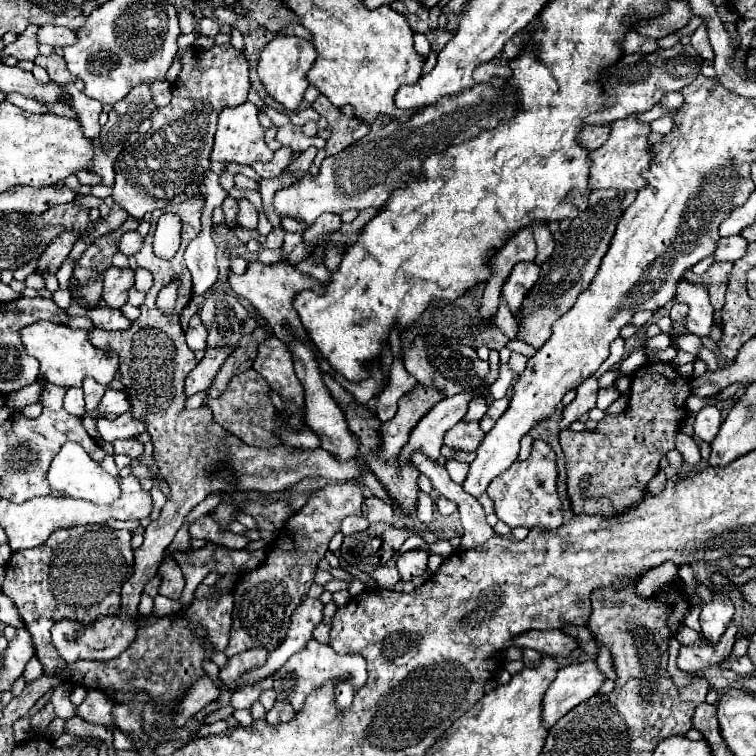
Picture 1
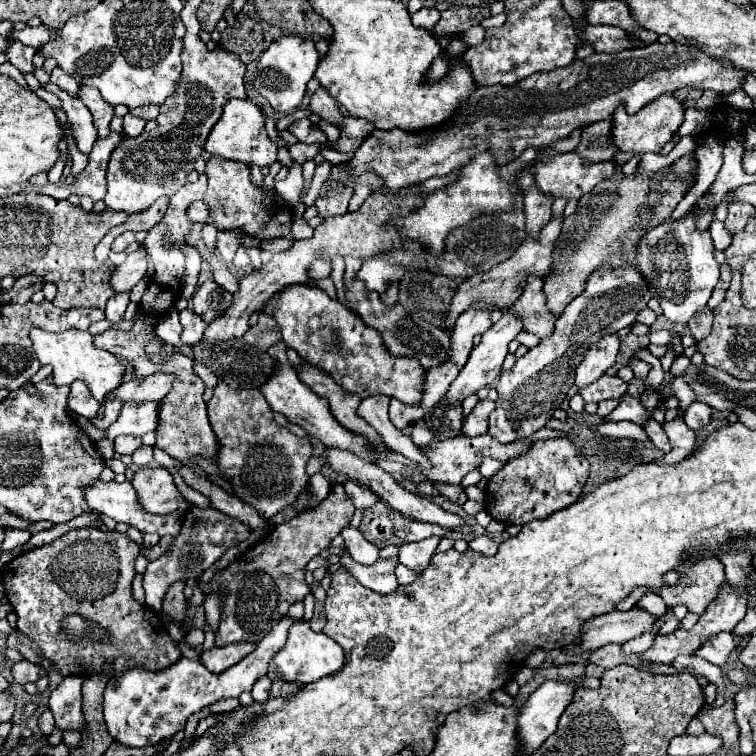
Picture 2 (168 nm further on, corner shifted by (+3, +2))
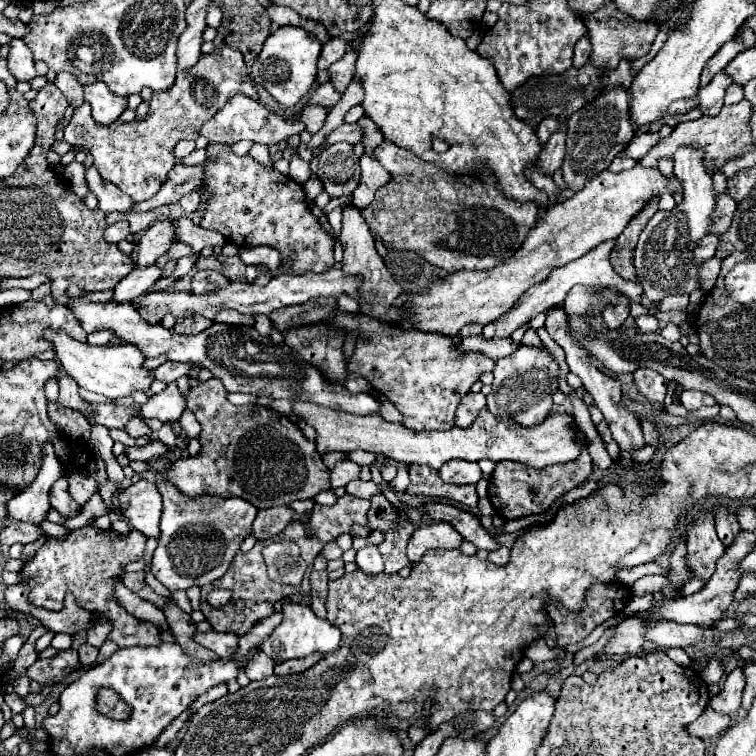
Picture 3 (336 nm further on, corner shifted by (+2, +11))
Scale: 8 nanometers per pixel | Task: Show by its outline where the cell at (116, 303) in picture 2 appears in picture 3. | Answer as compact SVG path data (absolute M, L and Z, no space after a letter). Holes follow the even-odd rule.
M147 266L147 268L135 268L131 274L127 274L115 288L115 300L133 302L137 296L151 290L151 286L161 278L159 266Z

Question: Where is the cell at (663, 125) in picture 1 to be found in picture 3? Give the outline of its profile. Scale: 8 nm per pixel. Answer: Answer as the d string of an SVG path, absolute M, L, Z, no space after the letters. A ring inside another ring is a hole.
M717 72L713 76L713 80L699 88L699 110L705 114L705 116L715 116L721 108L723 108L723 96L725 96L725 90L727 86L731 86L733 78L727 74L727 72Z

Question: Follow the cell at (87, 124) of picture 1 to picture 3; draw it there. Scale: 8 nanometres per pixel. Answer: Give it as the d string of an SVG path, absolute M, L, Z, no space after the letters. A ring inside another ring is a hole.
M103 82L87 84L83 94L85 102L91 106L93 120L99 124L113 124L123 114L123 110L127 110L127 98L111 94Z

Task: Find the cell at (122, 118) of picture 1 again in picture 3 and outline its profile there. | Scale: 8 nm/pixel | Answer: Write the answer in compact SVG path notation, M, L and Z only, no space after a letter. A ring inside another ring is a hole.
M93 166L87 170L87 186L99 198L99 208L107 214L129 212L135 206L135 202L127 194L119 192L119 188L115 188L111 182L103 180L101 174Z

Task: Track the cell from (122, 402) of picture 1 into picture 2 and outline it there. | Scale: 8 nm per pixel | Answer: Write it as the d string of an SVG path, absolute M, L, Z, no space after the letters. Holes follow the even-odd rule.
M156 373L142 381L126 381L118 389L106 395L106 401L122 401L122 403L144 403L144 401L160 401L174 381L174 375Z

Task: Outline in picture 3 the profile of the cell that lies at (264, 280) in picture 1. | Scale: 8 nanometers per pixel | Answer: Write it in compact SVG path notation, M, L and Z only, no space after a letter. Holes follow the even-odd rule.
M341 314L329 320L345 332L359 330L353 356L347 360L347 370L365 378L377 392L387 396L403 414L403 426L411 430L447 430L453 428L455 410L461 398L469 392L481 372L491 372L495 362L479 352L461 352L461 338L443 334L425 334L417 330L395 330L381 320L365 314Z

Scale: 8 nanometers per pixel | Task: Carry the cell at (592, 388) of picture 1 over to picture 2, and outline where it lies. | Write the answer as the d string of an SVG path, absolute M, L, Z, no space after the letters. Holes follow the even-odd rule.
M608 335L602 341L598 341L598 345L594 345L594 349L590 349L590 353L586 353L584 361L576 369L578 391L592 385L594 381L598 381L614 365L614 361L618 357L618 349L620 349L618 337Z

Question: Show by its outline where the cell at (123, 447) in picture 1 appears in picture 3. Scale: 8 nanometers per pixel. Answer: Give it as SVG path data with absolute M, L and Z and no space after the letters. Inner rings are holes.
M131 418L125 426L127 434L133 436L133 438L139 438L139 436L145 436L145 434L151 434L151 428L141 420L141 418Z

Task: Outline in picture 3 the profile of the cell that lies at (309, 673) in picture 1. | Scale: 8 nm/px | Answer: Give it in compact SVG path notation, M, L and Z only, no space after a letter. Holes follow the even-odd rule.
M285 598L283 600L283 620L273 630L273 634L261 644L261 650L269 658L273 658L275 662L285 662L285 660L291 660L291 658L305 658L313 652L321 652L321 654L335 652L335 648L339 646L339 638L341 638L339 628L329 624L325 618L315 616L311 606L297 604L289 598Z

